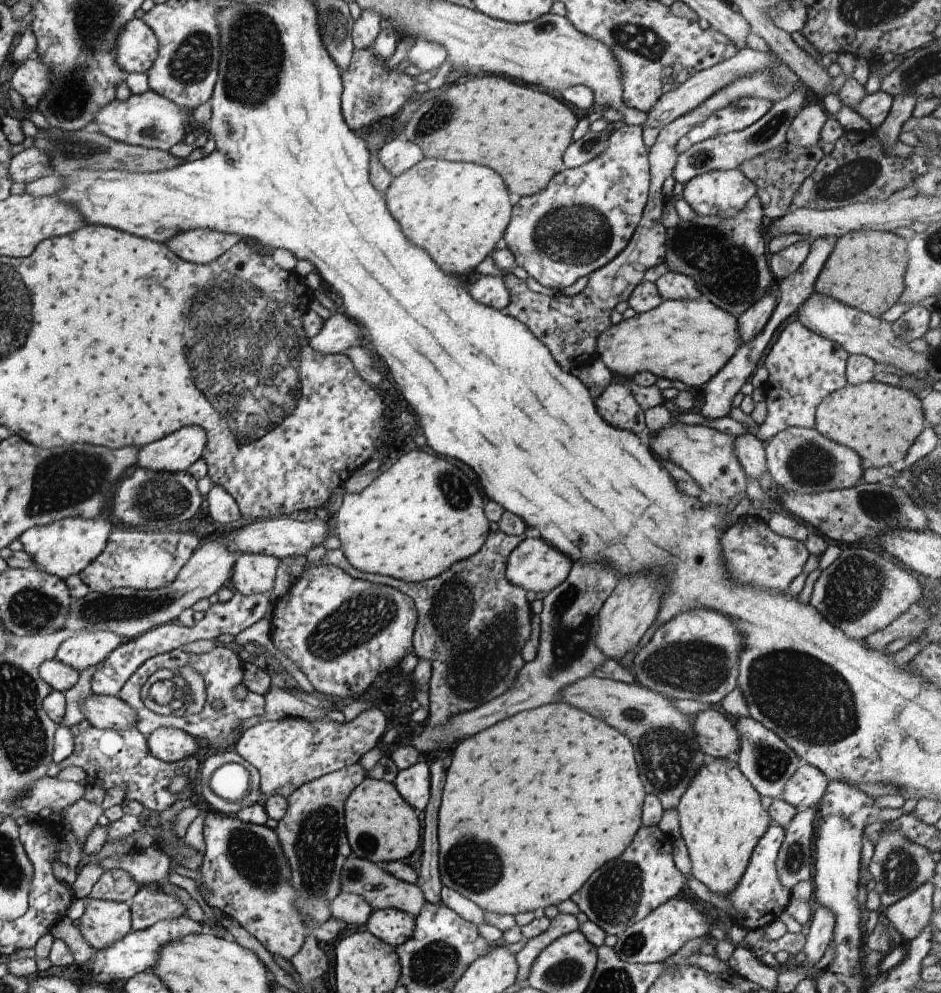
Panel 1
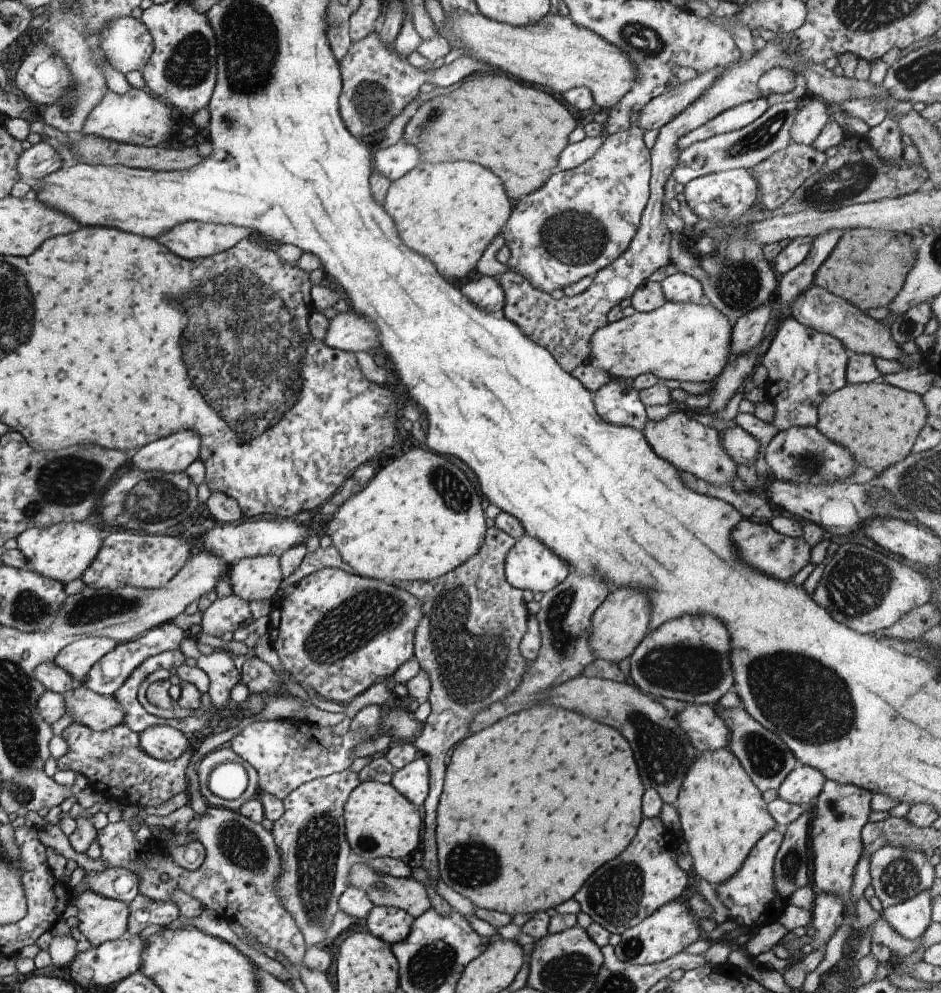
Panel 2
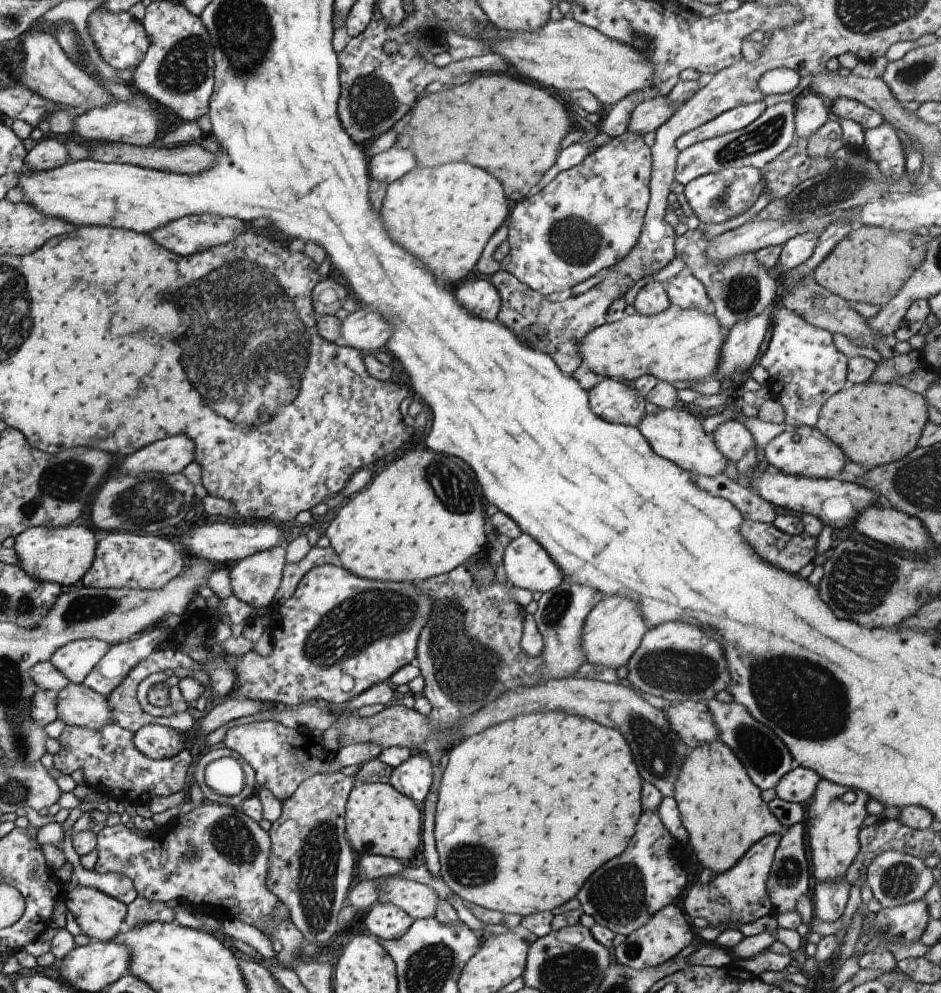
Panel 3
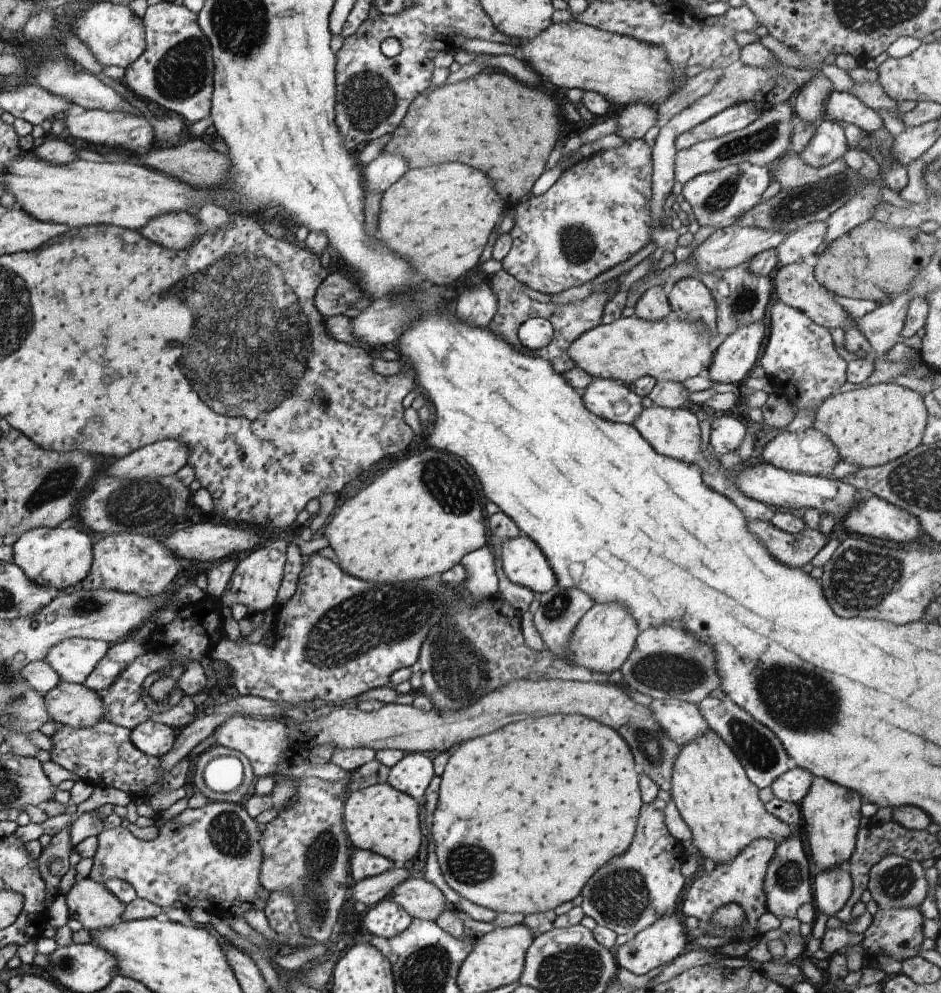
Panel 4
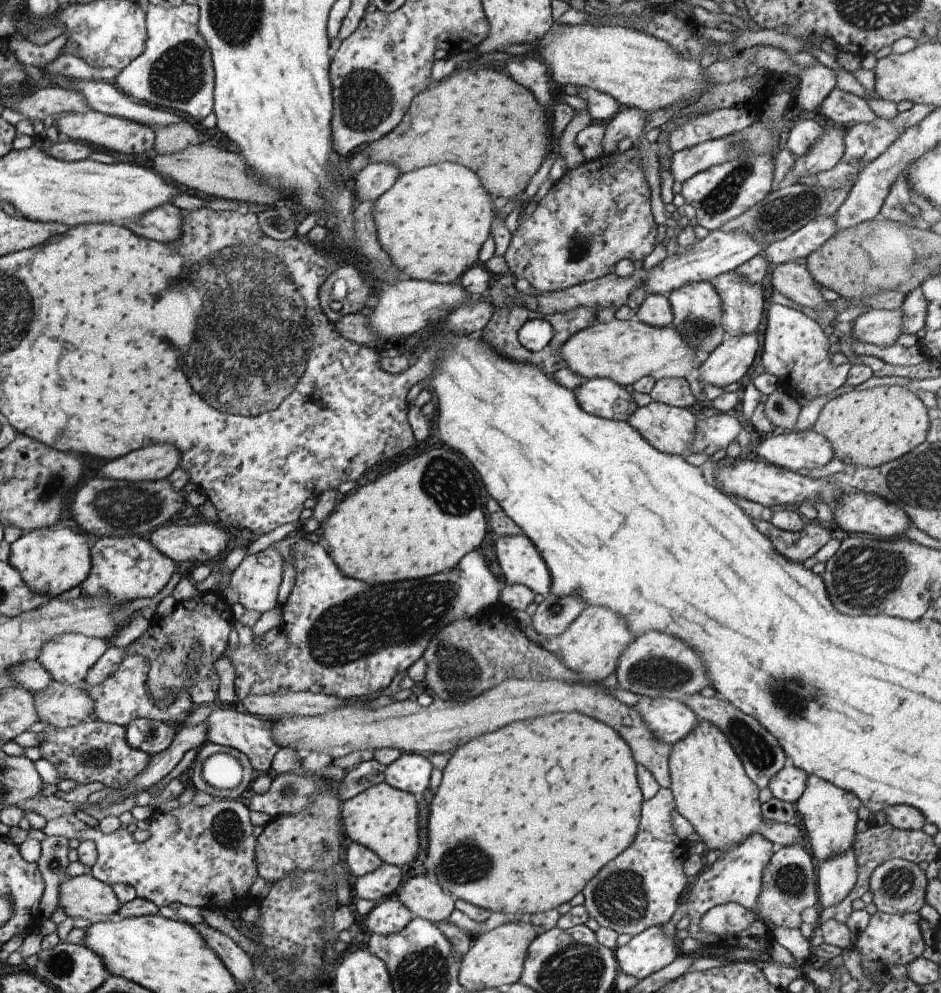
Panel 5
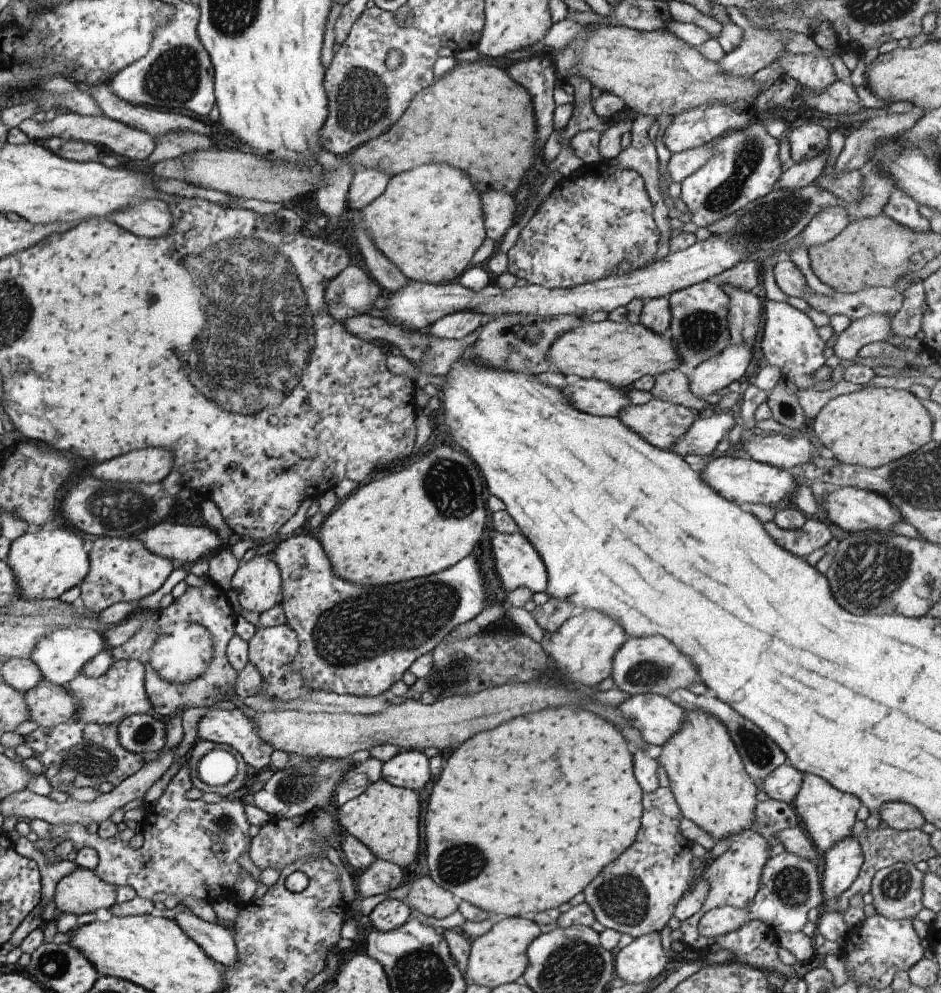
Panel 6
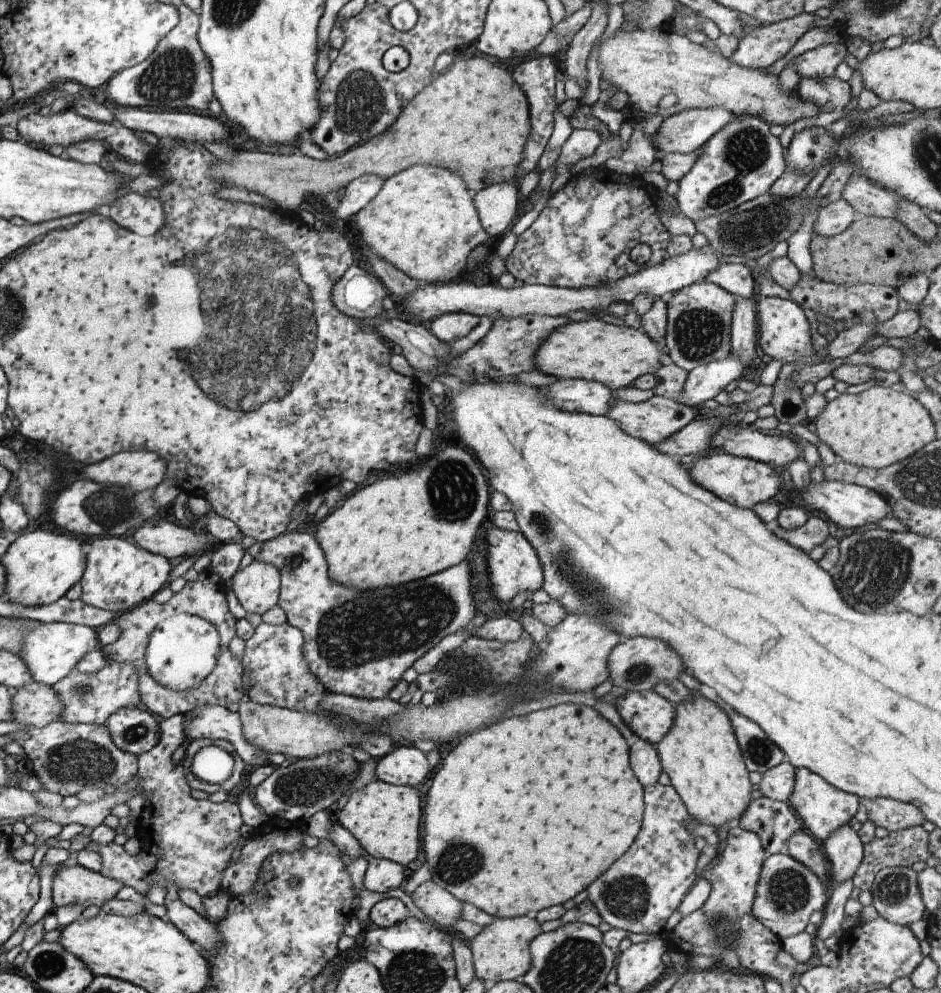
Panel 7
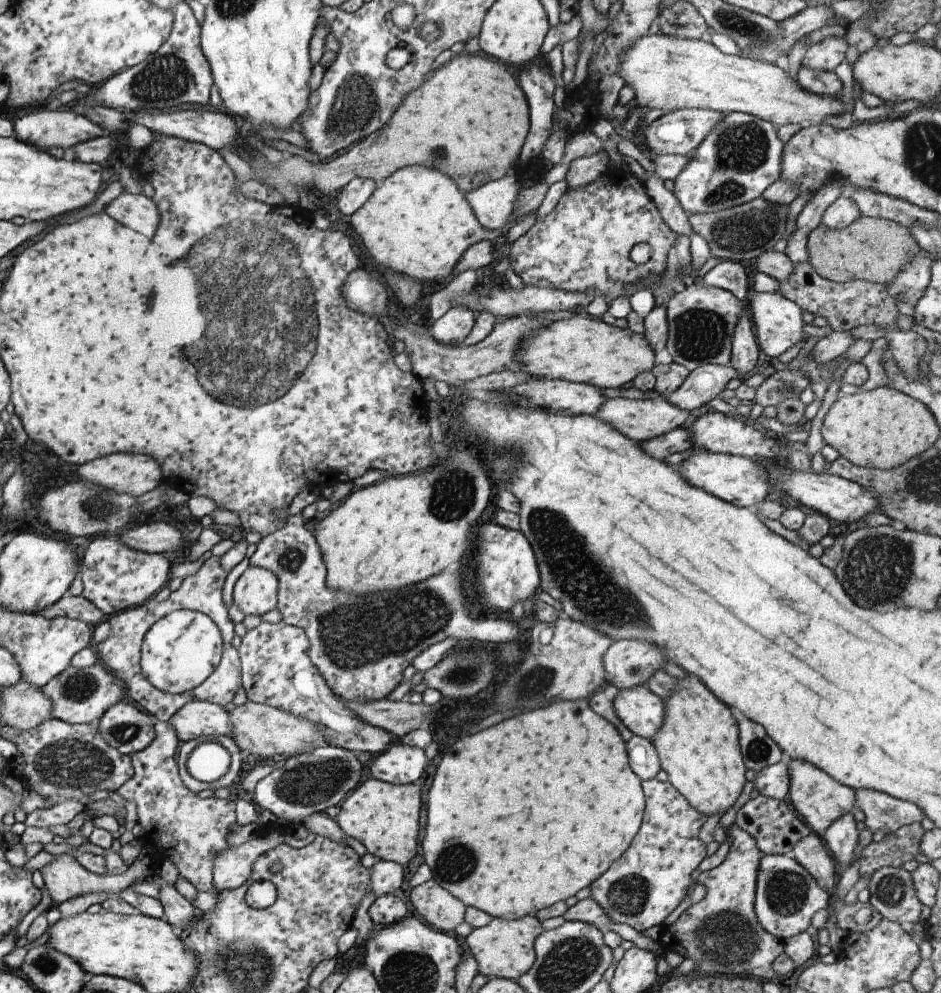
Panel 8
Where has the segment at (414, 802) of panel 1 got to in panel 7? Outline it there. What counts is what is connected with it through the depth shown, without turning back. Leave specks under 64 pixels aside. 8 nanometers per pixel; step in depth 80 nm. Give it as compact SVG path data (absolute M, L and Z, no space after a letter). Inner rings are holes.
M406 744L396 745L389 755L377 759L375 766L376 779L393 785L416 787L428 772L425 752Z

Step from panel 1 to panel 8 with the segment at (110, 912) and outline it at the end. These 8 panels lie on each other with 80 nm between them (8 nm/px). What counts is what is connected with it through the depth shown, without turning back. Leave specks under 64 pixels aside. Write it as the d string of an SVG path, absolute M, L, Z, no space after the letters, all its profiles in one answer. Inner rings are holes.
M149 850L141 852L139 857L129 866L129 870L119 875L98 875L90 872L83 866L78 859L75 859L71 853L62 853L56 855L49 863L46 863L39 871L42 874L45 887L54 902L55 906L66 902L68 899L77 898L80 895L99 892L121 892L128 889L135 881L140 882L148 876L150 862L154 856Z

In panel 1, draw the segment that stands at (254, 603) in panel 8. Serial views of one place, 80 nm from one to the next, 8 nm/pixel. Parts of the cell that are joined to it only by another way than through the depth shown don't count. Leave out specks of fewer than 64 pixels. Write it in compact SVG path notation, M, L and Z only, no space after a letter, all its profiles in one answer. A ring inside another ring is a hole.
M242 553L237 556L229 585L244 596L269 595L274 588L280 559L272 555Z

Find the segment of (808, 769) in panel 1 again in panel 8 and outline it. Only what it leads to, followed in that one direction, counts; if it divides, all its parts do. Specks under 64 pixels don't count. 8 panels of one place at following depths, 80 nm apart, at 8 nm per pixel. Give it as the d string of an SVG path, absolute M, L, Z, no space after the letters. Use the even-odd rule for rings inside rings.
M787 758L755 771L754 788L771 799L787 800L790 790Z

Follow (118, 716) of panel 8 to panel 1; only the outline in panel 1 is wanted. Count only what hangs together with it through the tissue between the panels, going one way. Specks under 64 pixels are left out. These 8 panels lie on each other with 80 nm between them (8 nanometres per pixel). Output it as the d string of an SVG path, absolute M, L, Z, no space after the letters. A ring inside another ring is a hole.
M158 727L149 734L148 743L150 752L167 763L195 755L200 748L191 734L172 727Z

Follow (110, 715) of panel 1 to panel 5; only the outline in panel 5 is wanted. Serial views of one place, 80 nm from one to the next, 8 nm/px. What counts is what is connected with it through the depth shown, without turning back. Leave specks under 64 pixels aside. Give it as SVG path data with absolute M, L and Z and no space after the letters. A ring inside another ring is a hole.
M52 680L41 691L32 693L39 720L53 727L71 727L93 714L93 700L76 685Z

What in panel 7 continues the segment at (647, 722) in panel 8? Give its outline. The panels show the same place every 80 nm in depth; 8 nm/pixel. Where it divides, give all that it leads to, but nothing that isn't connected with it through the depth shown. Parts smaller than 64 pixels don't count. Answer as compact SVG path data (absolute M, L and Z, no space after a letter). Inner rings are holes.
M628 691L616 699L615 707L636 737L658 744L674 722L675 706L656 691Z

